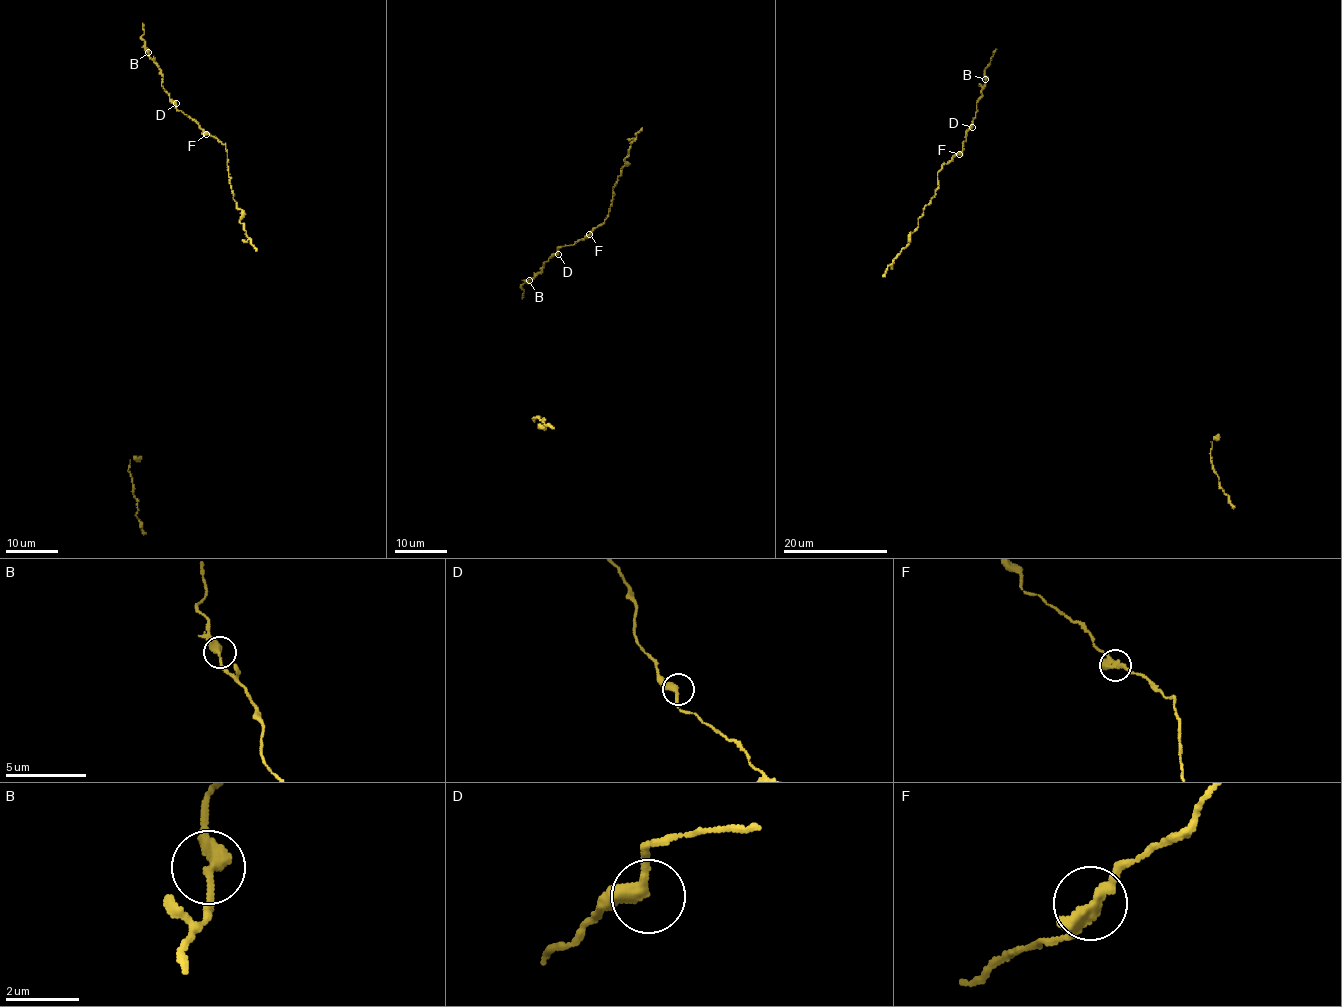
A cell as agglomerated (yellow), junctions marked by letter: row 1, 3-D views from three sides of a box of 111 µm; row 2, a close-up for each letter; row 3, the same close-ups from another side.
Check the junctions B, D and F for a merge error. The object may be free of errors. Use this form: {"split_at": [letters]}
{"split_at": []}

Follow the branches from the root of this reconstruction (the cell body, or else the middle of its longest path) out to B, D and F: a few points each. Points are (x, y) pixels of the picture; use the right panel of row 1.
B: (909, 244), (909, 235), (918, 226), (923, 208), (939, 186), (937, 172), (962, 150), (985, 80)
D: (909, 244), (909, 235), (918, 226), (923, 208), (939, 186), (937, 172), (962, 150), (965, 134), (972, 127)
F: (909, 244), (909, 235), (918, 226), (923, 208), (939, 186), (937, 172), (959, 153)

